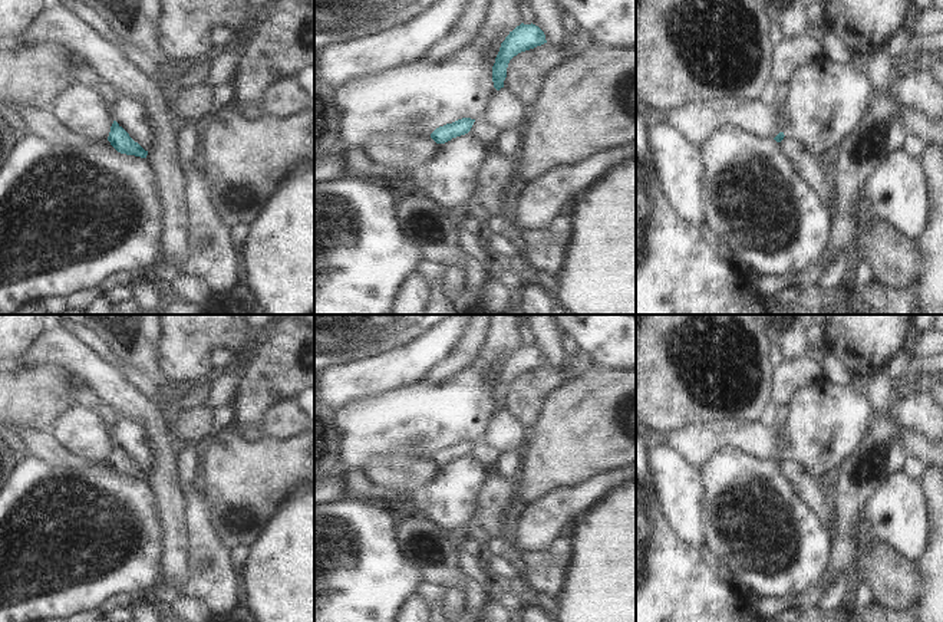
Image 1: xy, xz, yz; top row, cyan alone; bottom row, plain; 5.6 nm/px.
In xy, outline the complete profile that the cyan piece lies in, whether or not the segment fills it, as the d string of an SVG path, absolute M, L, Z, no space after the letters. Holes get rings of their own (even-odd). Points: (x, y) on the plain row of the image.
M113 442L111 448L108 463L121 475L135 477L141 480L146 480L148 477L148 473L135 464L116 442Z

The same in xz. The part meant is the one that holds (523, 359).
M535 346L517 348L505 362L501 365L499 373L495 379L492 388L492 404L494 409L499 412L504 409L504 402L507 399L507 389L510 382L521 373L534 371L547 365L544 353Z

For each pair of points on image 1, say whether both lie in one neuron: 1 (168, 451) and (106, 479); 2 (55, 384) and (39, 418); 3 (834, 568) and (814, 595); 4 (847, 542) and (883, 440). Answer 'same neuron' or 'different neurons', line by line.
1: different neurons
2: same neuron
3: different neurons
4: same neuron

